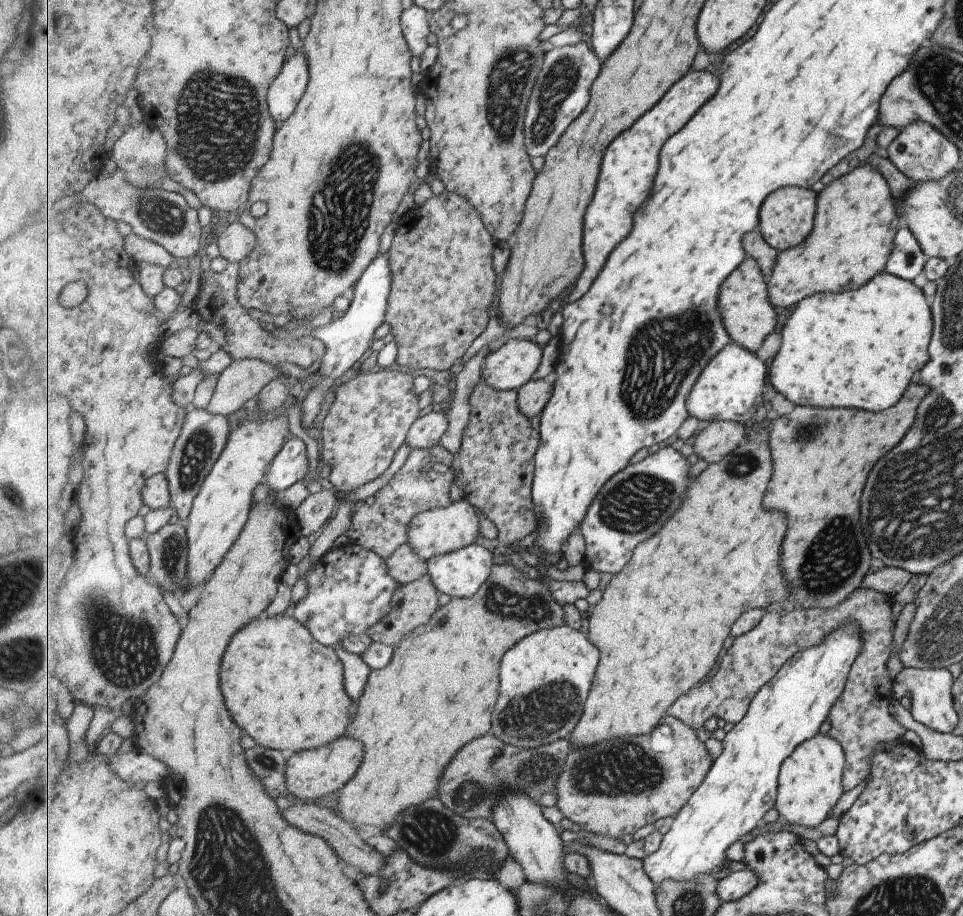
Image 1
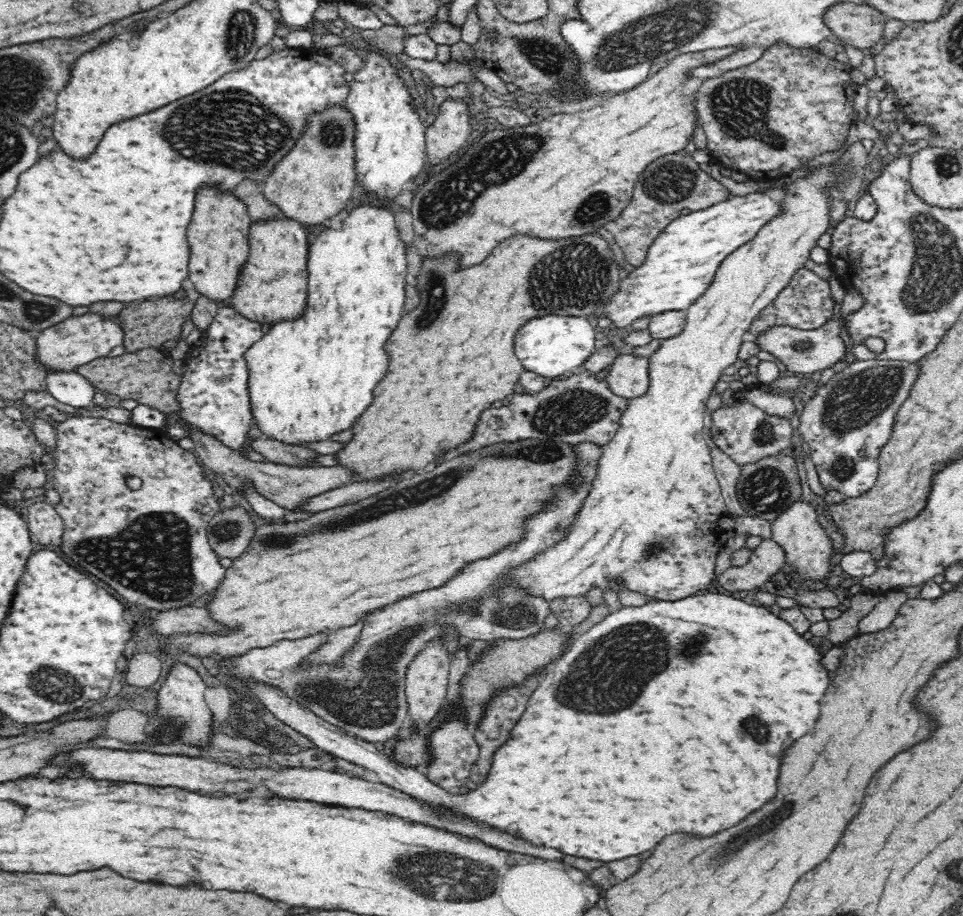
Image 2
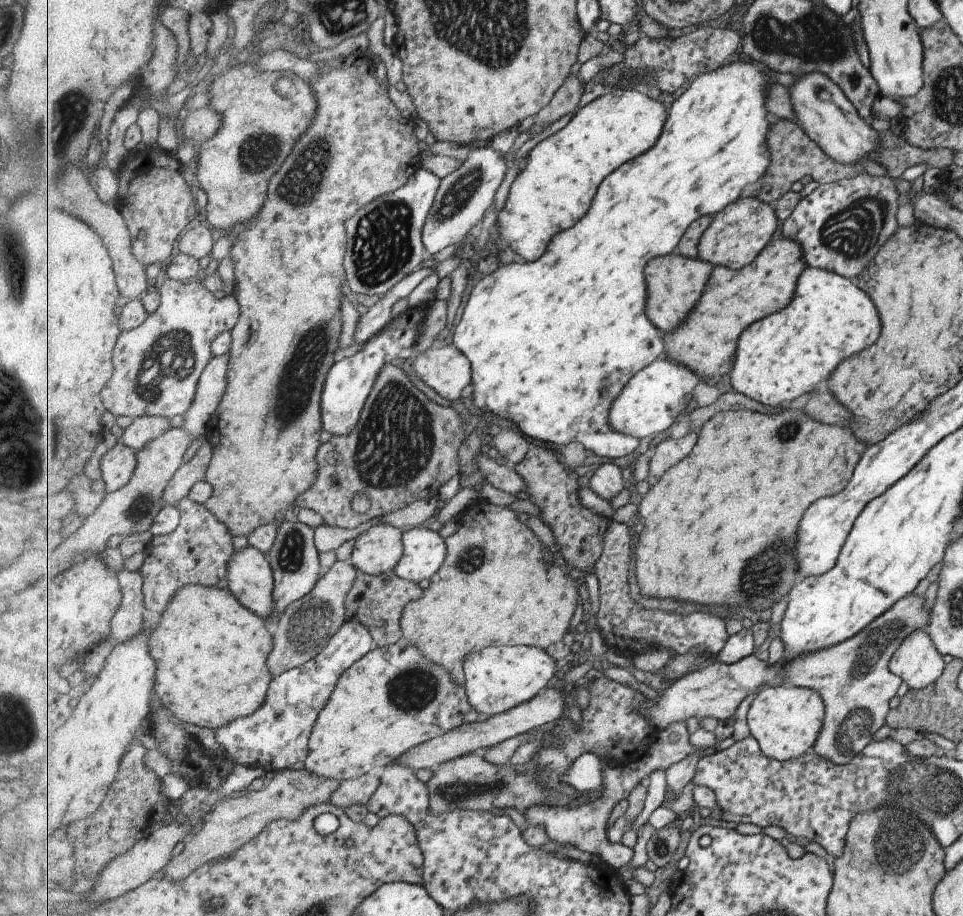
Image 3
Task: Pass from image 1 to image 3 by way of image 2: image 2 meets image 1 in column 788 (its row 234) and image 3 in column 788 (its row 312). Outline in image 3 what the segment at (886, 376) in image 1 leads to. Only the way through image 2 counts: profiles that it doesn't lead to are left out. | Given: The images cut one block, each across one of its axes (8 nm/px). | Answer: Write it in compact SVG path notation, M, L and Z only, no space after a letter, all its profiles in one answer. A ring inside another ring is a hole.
M805 267L796 296L787 308L753 323L740 336L736 362L730 372L730 384L765 406L781 406L829 376L843 358L869 346L879 334L875 306L857 284L837 273Z

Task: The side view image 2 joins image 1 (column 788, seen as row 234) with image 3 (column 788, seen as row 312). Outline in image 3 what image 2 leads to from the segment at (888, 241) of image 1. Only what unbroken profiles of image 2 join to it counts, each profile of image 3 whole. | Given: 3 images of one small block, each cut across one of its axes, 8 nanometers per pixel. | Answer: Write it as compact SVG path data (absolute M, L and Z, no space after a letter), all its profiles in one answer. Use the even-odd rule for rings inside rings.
M773 241L757 260L741 270L717 265L700 302L675 331L664 334L667 357L687 365L700 378L730 374L736 362L740 336L753 323L787 308L796 296L800 276L807 267L799 241Z

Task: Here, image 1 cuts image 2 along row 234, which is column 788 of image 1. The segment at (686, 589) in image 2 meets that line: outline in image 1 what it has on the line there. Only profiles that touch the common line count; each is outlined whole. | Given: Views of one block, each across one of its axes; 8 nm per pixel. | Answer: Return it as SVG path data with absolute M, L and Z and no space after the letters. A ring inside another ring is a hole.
M818 733L793 751L782 764L775 808L784 820L801 826L815 826L830 816L830 810L843 794L843 770L847 766L844 749L828 733Z

